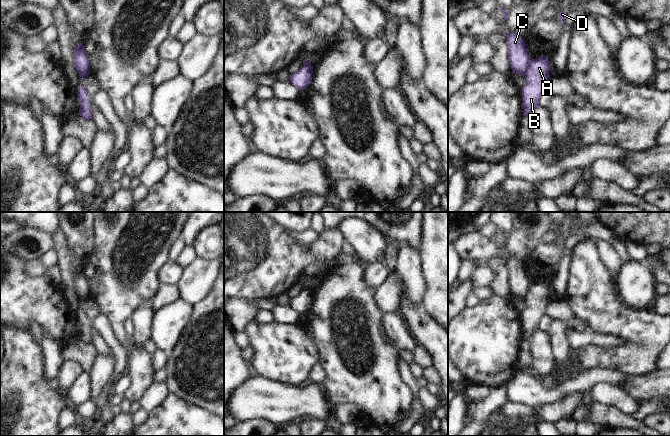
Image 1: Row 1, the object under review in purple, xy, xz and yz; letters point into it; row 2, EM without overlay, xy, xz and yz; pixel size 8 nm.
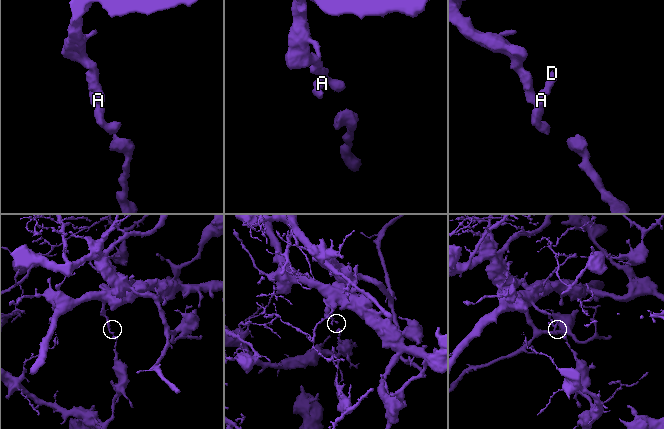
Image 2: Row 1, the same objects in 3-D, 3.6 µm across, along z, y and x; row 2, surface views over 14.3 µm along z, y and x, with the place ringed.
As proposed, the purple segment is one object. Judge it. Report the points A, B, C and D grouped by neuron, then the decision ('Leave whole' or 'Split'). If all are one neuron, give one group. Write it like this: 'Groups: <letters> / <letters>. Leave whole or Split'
Groups: A B D / C. Split.

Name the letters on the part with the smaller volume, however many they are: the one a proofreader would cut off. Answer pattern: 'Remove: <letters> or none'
Remove: A, B, D.

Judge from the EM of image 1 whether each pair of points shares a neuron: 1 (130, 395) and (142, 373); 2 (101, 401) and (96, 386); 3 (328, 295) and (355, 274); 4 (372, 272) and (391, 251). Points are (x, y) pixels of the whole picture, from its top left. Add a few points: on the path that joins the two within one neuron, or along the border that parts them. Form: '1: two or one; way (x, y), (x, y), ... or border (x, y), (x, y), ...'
1: one; way (135, 390), (140, 378)
2: two; border (112, 374), (111, 380), (94, 401)
3: one; way (335, 294), (348, 281)
4: one; way (377, 268), (389, 256)

